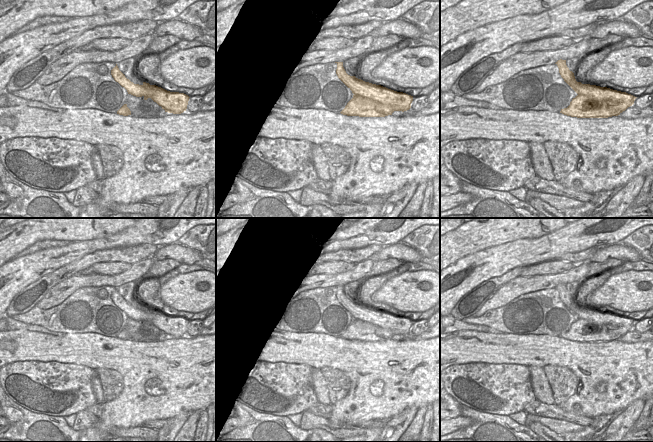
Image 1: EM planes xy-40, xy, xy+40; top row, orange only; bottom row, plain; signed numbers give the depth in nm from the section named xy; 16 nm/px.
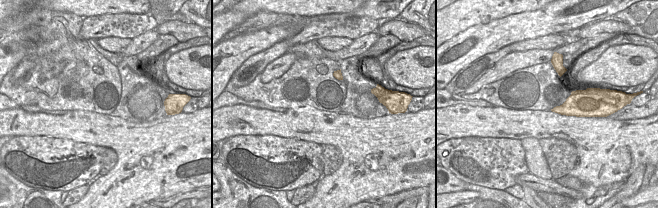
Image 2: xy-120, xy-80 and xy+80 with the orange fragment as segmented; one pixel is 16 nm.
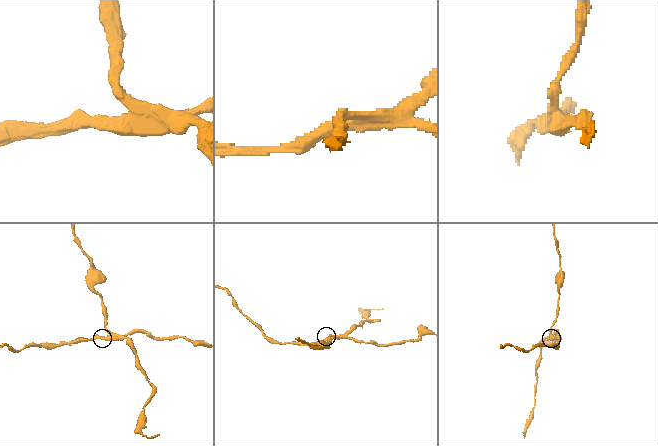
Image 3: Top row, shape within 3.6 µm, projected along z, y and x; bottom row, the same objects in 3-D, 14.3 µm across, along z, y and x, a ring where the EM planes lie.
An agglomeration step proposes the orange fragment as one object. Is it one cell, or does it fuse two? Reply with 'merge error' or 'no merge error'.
merge error

